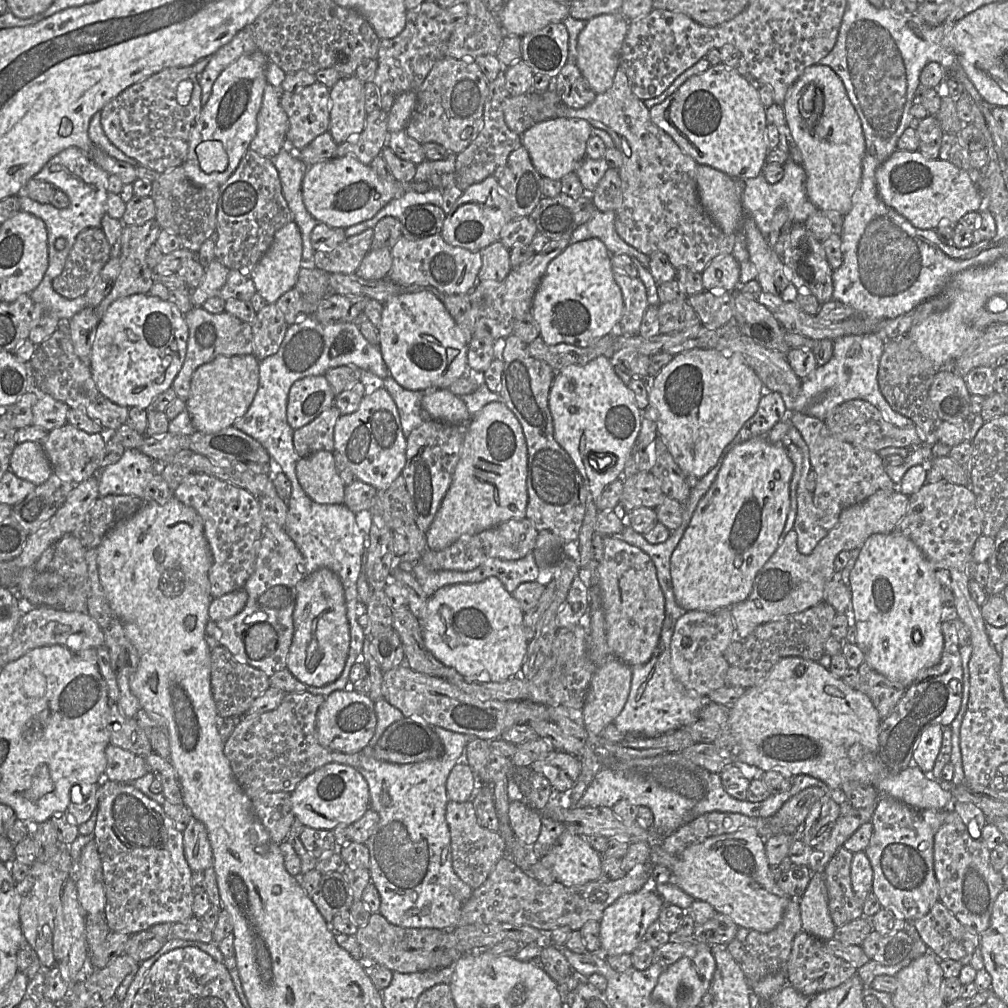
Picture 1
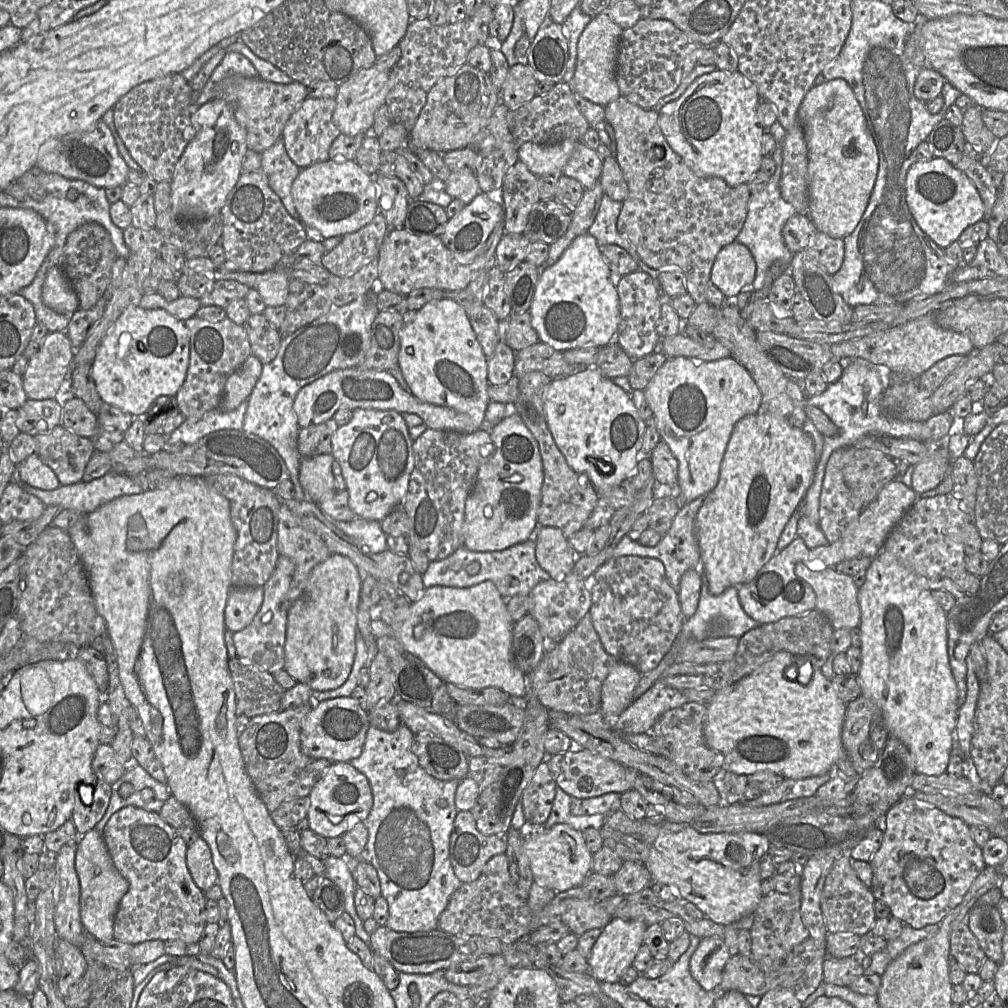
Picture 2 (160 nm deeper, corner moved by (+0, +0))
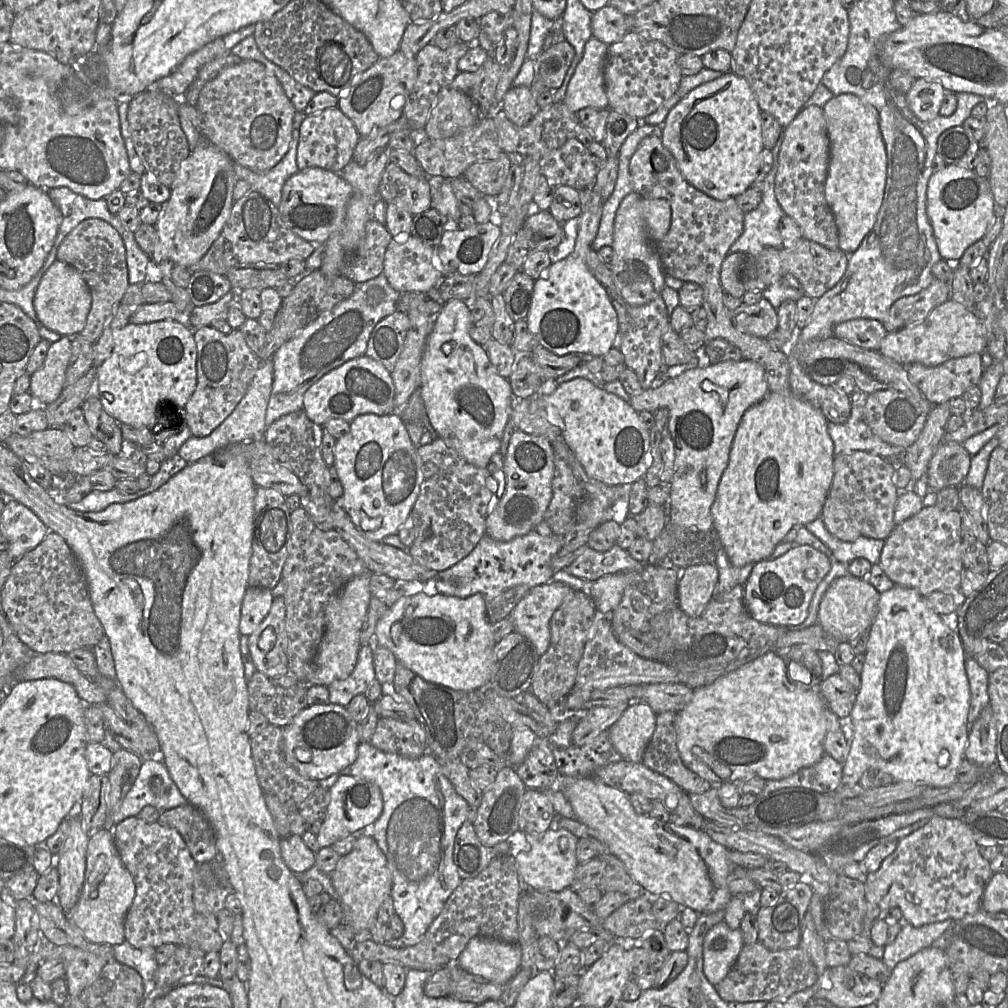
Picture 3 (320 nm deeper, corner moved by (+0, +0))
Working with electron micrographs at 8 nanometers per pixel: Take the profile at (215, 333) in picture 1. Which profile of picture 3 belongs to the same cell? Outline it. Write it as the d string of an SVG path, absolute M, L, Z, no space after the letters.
M211 326L193 330L197 347L197 384L184 409L179 409L194 437L210 435L234 411L244 397L260 360L249 349L240 329L225 335Z

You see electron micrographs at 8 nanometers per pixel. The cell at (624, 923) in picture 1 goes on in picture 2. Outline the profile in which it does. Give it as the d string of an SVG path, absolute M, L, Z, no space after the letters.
M611 918L601 930L601 933L592 947L588 963L588 972L598 982L619 982L621 976L629 968L643 944L644 933L647 925L642 921Z

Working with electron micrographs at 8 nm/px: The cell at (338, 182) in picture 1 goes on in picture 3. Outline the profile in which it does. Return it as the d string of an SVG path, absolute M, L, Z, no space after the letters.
M310 167L288 178L278 209L285 225L295 234L314 245L324 244L341 228L351 195L352 186L339 173Z

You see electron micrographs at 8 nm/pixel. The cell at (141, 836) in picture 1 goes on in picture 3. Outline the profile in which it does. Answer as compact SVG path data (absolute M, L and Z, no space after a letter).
M131 816L116 824L112 834L120 858L132 875L136 886L135 898L125 918L125 941L137 949L157 948L172 943L177 946L198 948L205 953L219 952L227 938L220 931L216 916L204 916L194 908L193 882L197 862L180 833L174 828L163 826L158 821L148 823L138 816Z

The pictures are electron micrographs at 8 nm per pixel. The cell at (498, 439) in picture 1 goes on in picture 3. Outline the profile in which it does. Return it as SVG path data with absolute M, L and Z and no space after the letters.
M516 429L503 460L505 491L486 519L486 534L496 541L507 542L525 535L544 519L552 498L554 451L550 442L540 436Z

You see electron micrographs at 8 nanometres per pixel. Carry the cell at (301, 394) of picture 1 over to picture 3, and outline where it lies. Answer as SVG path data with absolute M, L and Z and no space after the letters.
M363 355L345 362L314 383L304 393L302 410L318 425L324 425L332 419L351 422L361 414L392 414L394 397L395 386L391 373L381 363Z

